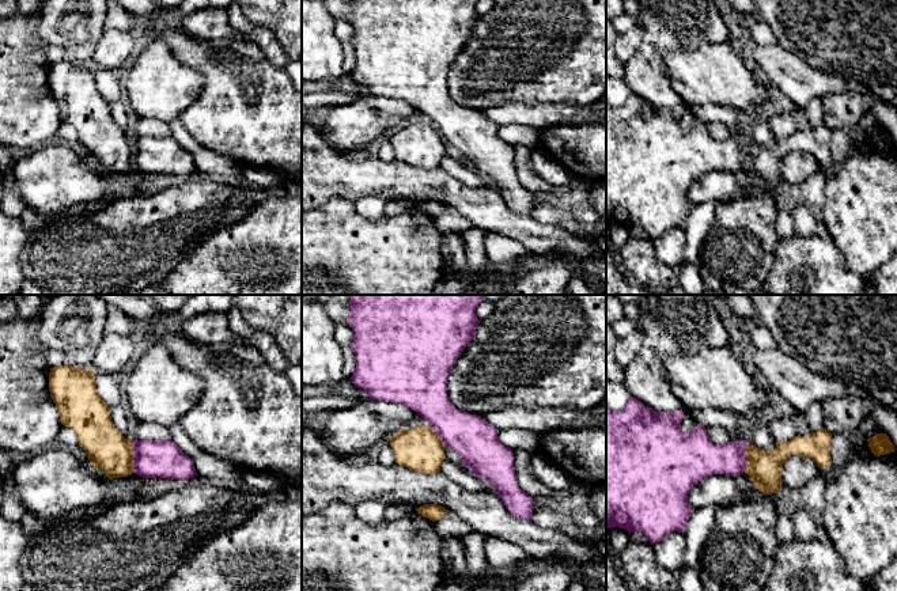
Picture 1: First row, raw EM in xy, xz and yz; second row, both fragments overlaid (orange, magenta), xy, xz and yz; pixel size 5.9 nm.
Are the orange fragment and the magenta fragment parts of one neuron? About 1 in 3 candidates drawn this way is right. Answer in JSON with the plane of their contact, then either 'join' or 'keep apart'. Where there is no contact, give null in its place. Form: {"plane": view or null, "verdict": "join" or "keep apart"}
{"plane": "xy", "verdict": "keep apart"}

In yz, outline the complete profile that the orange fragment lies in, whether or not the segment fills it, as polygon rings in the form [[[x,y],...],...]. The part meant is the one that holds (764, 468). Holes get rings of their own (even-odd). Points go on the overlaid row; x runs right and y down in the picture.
[[[821,429],[805,436],[798,435],[790,442],[777,442],[772,451],[748,446],[745,451],[748,461],[746,474],[762,495],[780,493],[784,462],[791,455],[802,455],[813,459],[825,471],[832,465],[830,443],[832,433]]]

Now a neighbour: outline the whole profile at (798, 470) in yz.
[[[791,455],[783,465],[781,480],[790,489],[801,490],[821,469],[817,463],[802,455]]]

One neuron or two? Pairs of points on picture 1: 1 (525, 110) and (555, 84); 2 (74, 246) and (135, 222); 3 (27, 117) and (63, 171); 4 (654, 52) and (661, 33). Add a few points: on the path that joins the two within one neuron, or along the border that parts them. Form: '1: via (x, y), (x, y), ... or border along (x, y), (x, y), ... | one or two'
1: border along (561, 102), (506, 102), (498, 106) | two
2: via (89, 246), (110, 246), (120, 237) | one
3: border along (57, 139), (19, 154) | two
4: via (654, 48), (659, 37) | one

